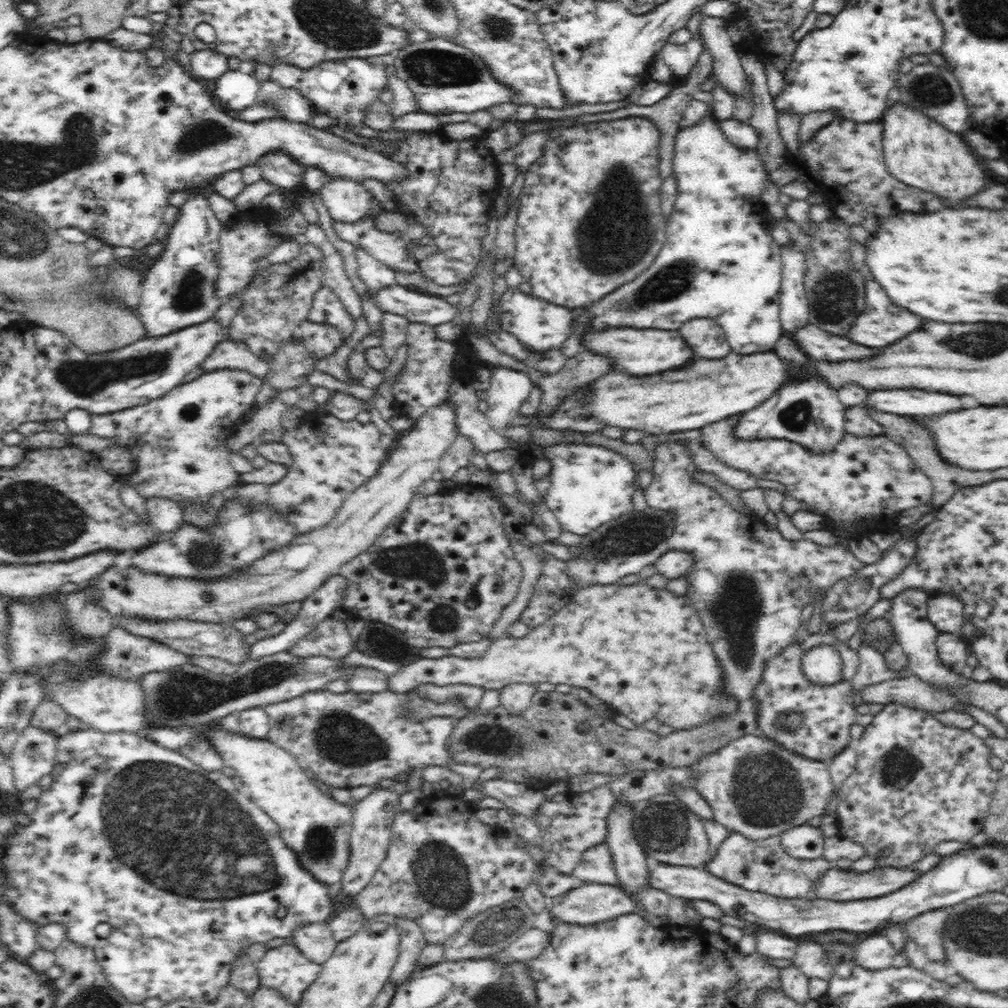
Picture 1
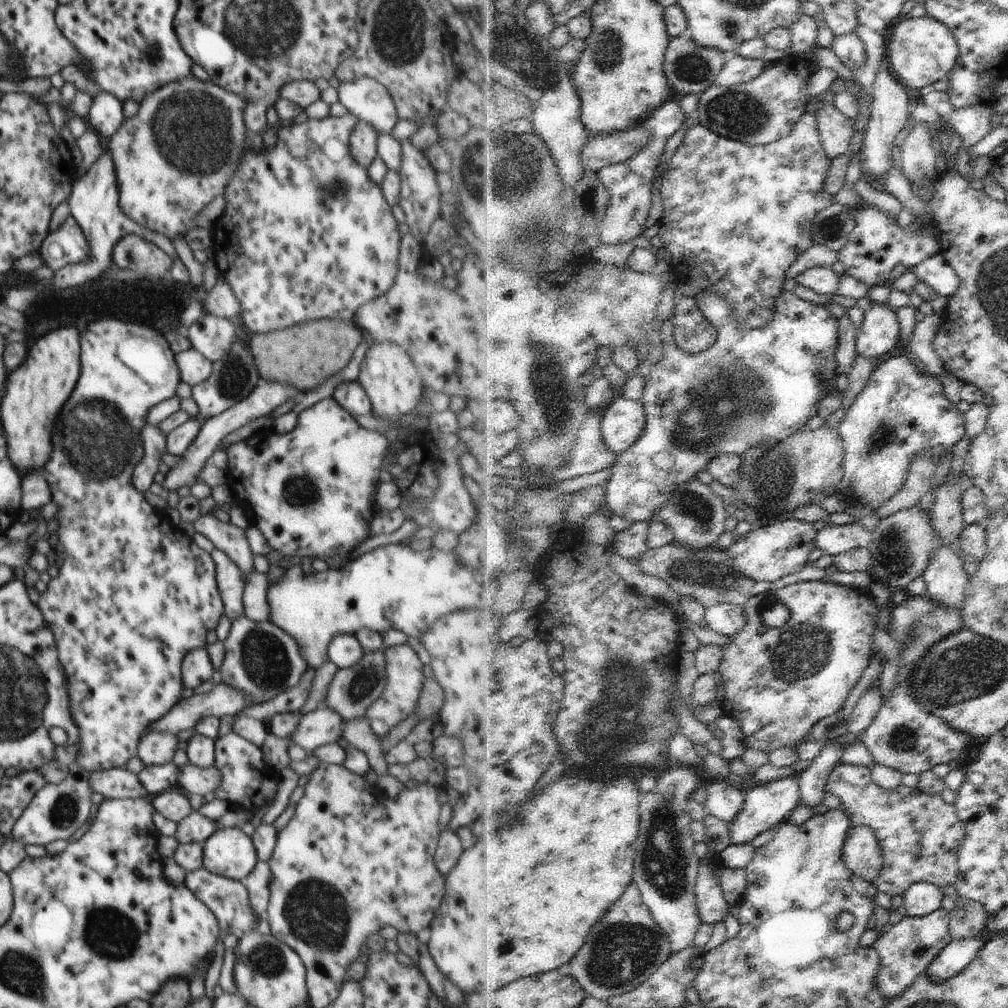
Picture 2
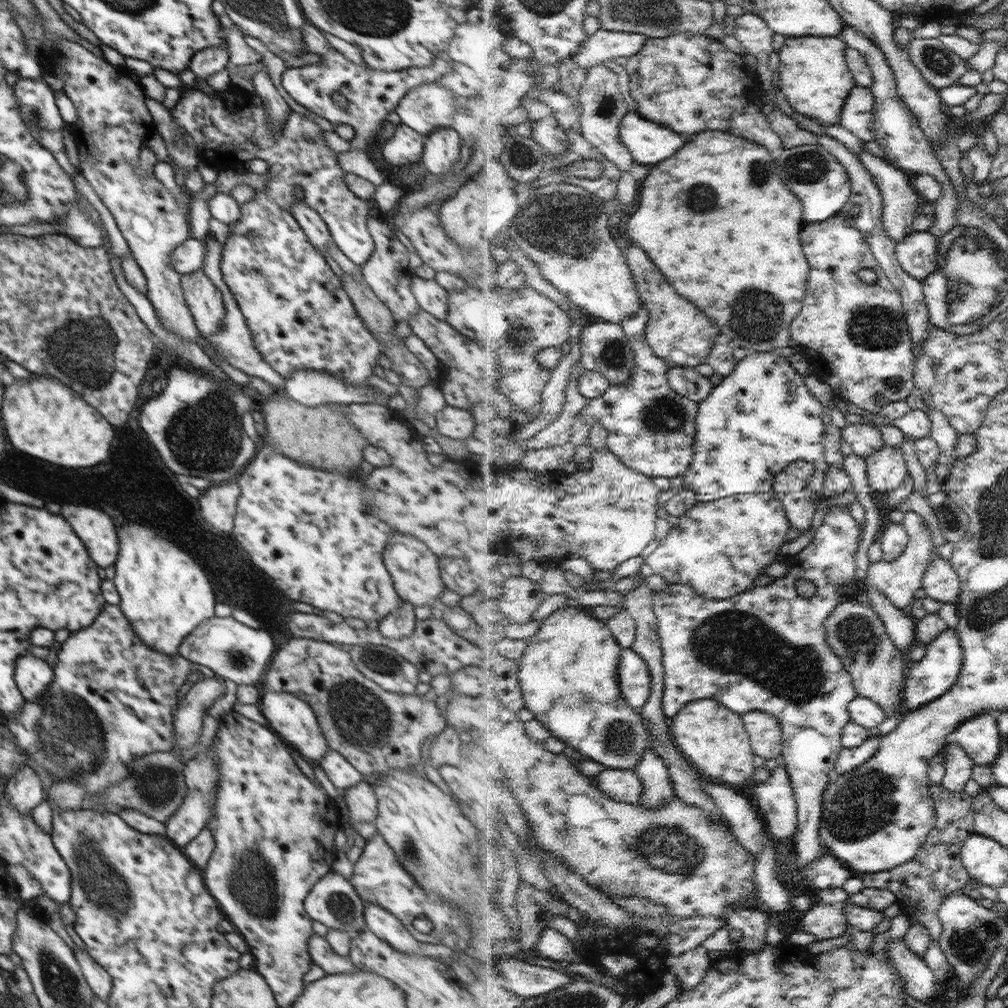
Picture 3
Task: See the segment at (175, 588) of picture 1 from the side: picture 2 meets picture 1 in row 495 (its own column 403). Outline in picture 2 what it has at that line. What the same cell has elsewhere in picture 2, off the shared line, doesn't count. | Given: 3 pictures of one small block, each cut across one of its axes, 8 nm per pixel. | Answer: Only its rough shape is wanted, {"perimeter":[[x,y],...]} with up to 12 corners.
{"perimeter":[[370,344],[357,380],[378,417],[421,402],[422,378],[406,349]]}

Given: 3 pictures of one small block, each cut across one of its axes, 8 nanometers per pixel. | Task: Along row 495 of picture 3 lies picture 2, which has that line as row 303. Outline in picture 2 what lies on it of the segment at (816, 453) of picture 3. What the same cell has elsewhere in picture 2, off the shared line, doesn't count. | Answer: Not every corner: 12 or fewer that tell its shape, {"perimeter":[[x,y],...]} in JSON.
{"perimeter":[[842,324],[660,330],[610,513],[652,522],[722,453],[757,464],[839,388]]}

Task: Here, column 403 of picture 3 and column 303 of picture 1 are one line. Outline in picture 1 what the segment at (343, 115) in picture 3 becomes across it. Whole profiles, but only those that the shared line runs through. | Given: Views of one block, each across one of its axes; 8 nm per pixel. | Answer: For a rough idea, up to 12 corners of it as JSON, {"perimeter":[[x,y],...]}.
{"perimeter":[[363,58],[310,69],[274,62],[271,80],[358,130],[389,89]]}

